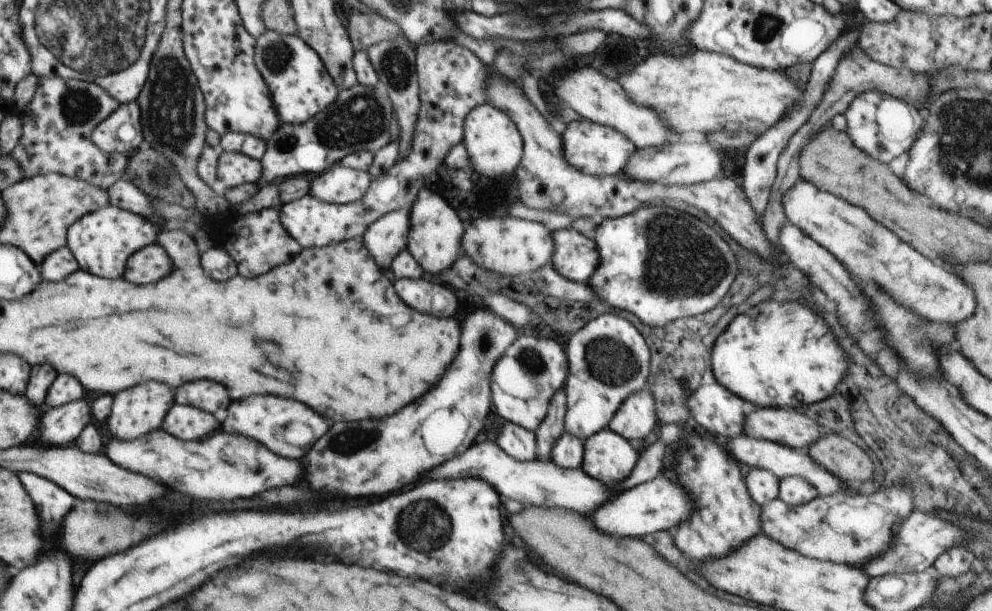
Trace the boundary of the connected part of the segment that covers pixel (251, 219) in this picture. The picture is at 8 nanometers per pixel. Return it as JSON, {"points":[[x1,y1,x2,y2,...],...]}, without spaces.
{"points":[[229,208,228,212,216,214,216,217,220,217,222,222,212,225,209,224,209,220,206,220,208,227,212,231,215,246,222,246,224,250,231,254,232,258,238,262,239,274,243,277,254,278,265,275,277,266,290,262,295,256,298,256,303,249,298,242,286,232,284,225,281,223,279,211,277,208,267,208,255,213,240,215,234,208]]}

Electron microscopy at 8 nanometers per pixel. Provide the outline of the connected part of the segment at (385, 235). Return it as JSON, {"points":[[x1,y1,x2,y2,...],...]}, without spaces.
{"points":[[392,211,373,222,363,234,362,244,376,264,390,272,394,257,407,248,410,212]]}

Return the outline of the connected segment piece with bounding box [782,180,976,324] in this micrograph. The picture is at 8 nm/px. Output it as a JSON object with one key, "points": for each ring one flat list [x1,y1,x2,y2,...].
{"points":[[800,180,784,195,783,209,788,222,802,229,848,268,860,286,878,286,930,322,962,322,976,310,976,296,958,276,934,264,894,232,874,222,862,208,848,204,835,194,820,192,808,181]]}

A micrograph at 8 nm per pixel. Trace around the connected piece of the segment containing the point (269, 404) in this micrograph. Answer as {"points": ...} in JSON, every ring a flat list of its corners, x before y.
{"points":[[254,396,254,398,244,398,244,400,236,400,232,402,232,406,228,408,228,416,226,416,226,430,230,430,230,434,246,436,246,438,254,438,256,442,262,442,264,446,270,446,270,450,274,454,280,456,294,456,294,460,298,460,300,456,304,456,304,450,300,450,300,446,294,446,294,442,288,442,288,426,294,422,302,422,308,424,312,428,314,440,318,440,322,434,328,432,328,424,326,420,316,414,312,408,308,408,302,402,296,400,286,400,286,398,278,398,278,396]]}

